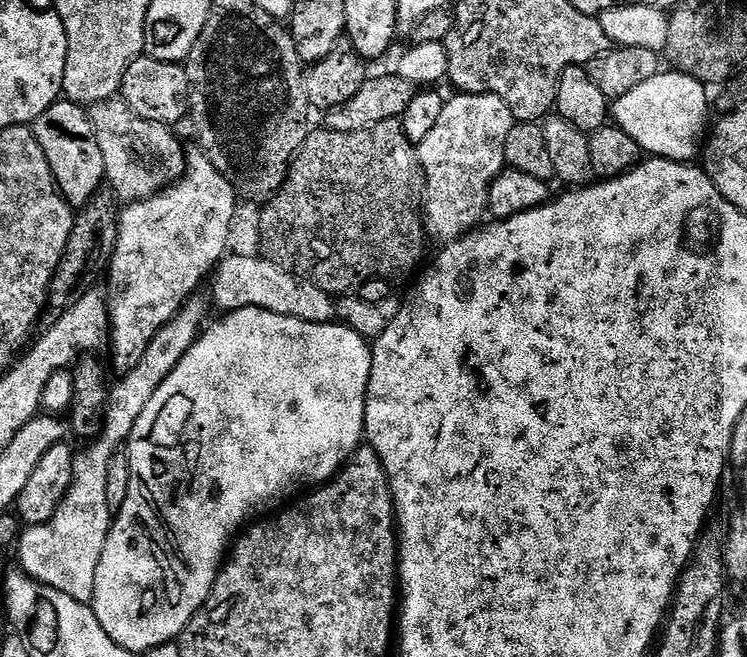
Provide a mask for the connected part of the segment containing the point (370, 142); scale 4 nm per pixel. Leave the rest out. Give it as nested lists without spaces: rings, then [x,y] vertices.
[[[400,120],[378,122],[366,130],[353,132],[331,132],[329,128],[317,127],[318,130],[309,131],[304,145],[296,151],[296,156],[288,167],[288,176],[284,185],[269,198],[267,204],[259,209],[261,226],[260,251],[265,260],[282,266],[282,270],[290,270],[298,278],[306,282],[314,282],[322,290],[326,290],[333,298],[343,298],[355,293],[366,282],[371,280],[395,281],[395,276],[408,276],[416,268],[416,263],[424,256],[426,233],[422,219],[424,207],[424,167],[420,165],[417,145],[411,144],[404,133],[404,126]]]

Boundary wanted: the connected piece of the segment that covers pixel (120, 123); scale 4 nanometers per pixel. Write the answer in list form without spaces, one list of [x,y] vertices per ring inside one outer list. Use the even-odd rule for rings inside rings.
[[[121,98],[91,105],[87,113],[98,138],[98,150],[102,150],[107,187],[121,201],[145,200],[147,196],[168,187],[181,175],[186,160],[182,152],[180,156],[180,144],[169,125],[140,118]]]

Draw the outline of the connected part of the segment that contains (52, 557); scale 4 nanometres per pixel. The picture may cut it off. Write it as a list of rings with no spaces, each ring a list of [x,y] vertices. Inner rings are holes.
[[[199,298],[189,300],[169,324],[158,330],[146,354],[142,354],[142,362],[138,362],[134,370],[123,373],[116,385],[111,385],[100,433],[81,452],[79,450],[75,453],[73,478],[57,506],[56,513],[45,524],[25,527],[19,533],[19,567],[25,576],[62,594],[70,594],[70,598],[78,602],[91,605],[98,562],[102,562],[102,550],[106,546],[106,538],[114,519],[106,502],[106,474],[110,470],[110,458],[121,451],[128,435],[134,430],[134,422],[138,422],[138,414],[146,410],[146,402],[154,398],[158,386],[162,386],[174,366],[178,366],[180,359],[188,353],[202,331],[205,323],[203,320],[203,302]]]

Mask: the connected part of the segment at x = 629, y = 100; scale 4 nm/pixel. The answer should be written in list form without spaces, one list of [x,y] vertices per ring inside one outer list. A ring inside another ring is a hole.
[[[666,70],[613,101],[610,114],[615,127],[629,134],[643,153],[655,159],[691,163],[699,153],[697,136],[708,118],[706,92],[707,87],[693,76]]]

